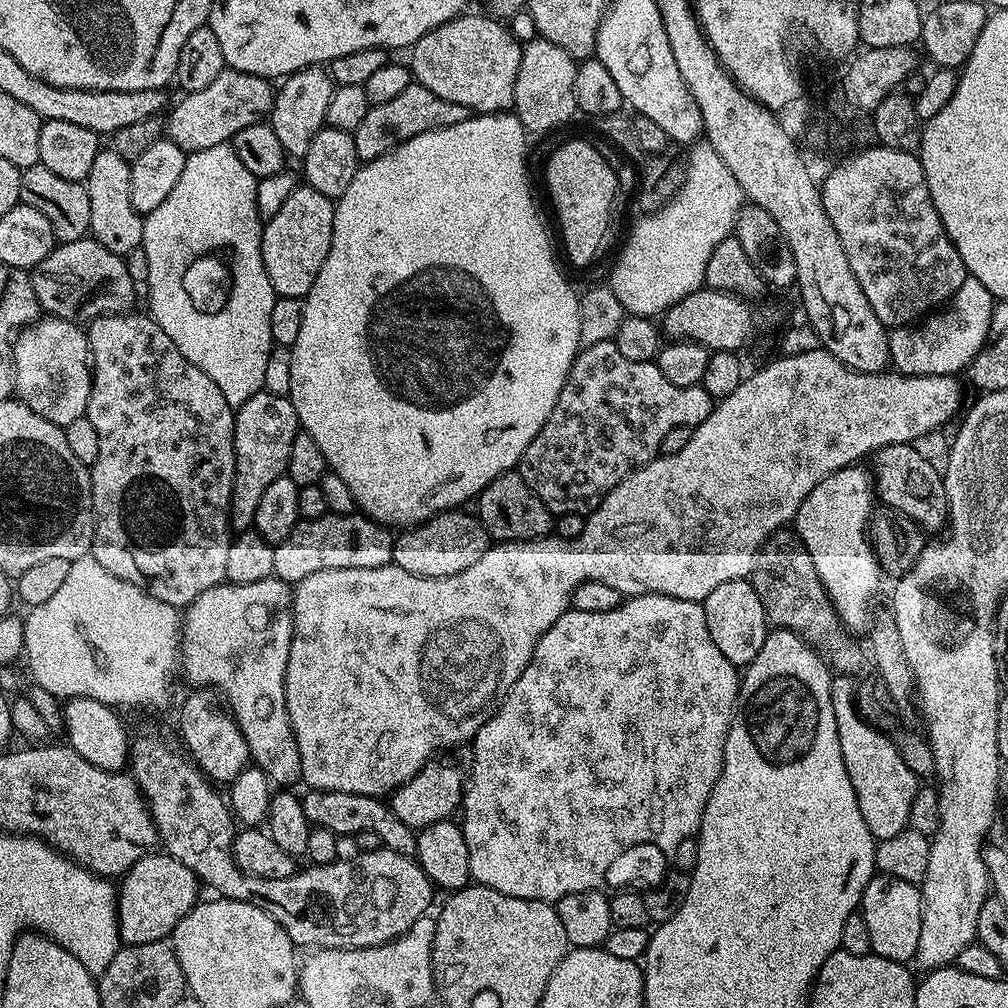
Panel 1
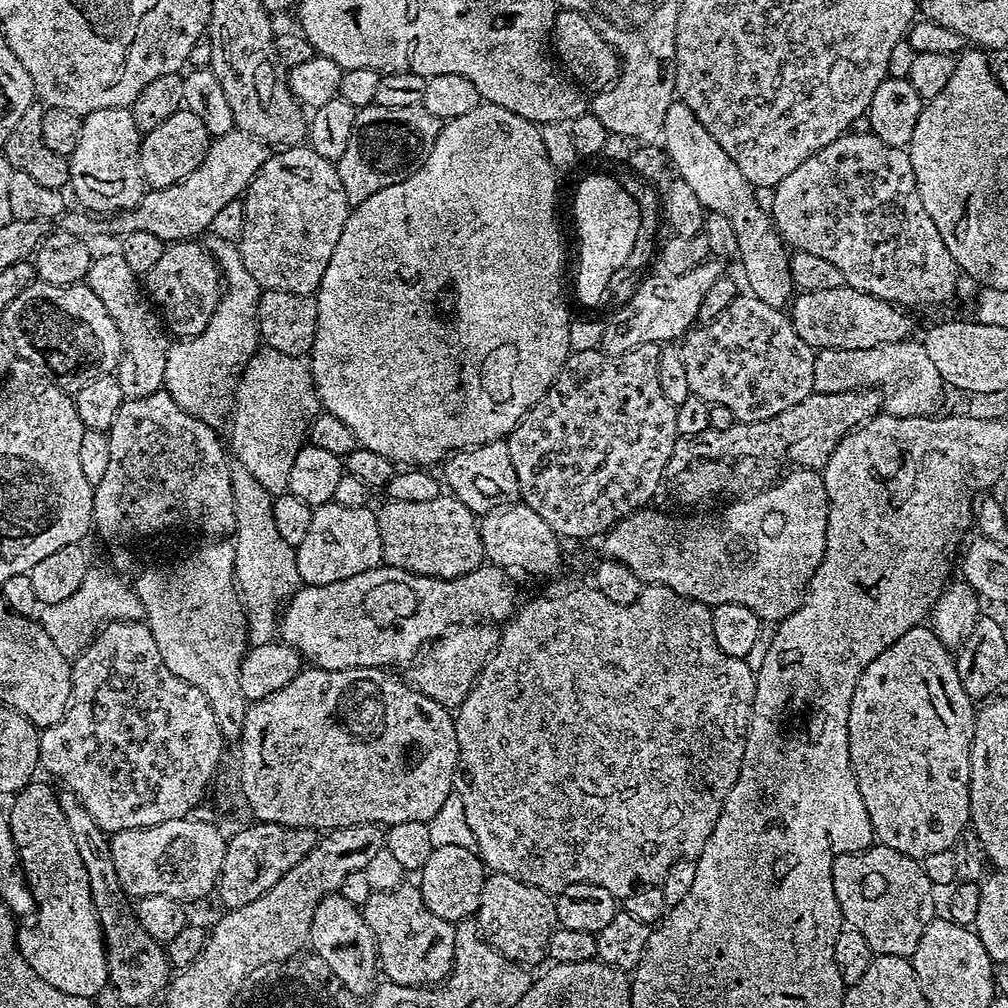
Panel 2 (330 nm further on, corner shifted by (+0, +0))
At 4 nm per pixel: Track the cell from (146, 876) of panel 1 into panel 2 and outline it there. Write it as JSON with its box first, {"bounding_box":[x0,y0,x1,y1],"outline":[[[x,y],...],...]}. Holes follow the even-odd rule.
{"bounding_box":[7,784,109,1000],"outline":[[[27,784],[23,790],[15,793],[11,801],[12,808],[7,809],[8,825],[16,843],[16,851],[20,854],[20,867],[24,869],[28,888],[36,900],[36,928],[28,928],[25,932],[23,929],[19,933],[18,956],[23,963],[24,960],[28,963],[29,970],[44,983],[41,985],[47,986],[51,991],[92,1000],[103,988],[109,987],[104,932],[100,929],[100,920],[94,910],[86,866],[82,864],[82,854],[78,854],[78,846],[74,844],[70,825],[66,822],[66,814],[62,814],[57,789],[52,789],[53,785],[48,784]]]}

